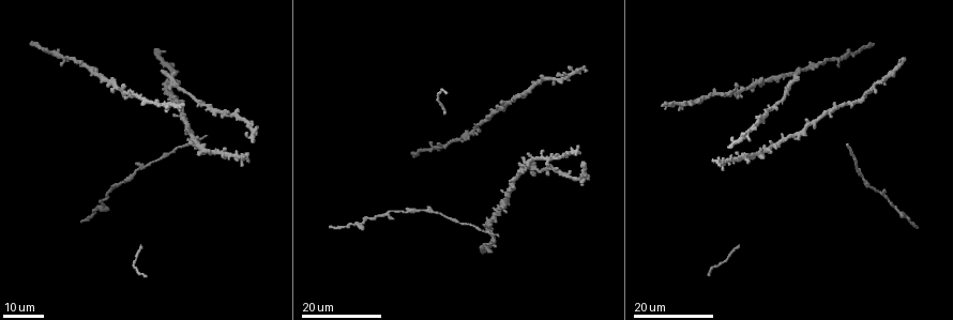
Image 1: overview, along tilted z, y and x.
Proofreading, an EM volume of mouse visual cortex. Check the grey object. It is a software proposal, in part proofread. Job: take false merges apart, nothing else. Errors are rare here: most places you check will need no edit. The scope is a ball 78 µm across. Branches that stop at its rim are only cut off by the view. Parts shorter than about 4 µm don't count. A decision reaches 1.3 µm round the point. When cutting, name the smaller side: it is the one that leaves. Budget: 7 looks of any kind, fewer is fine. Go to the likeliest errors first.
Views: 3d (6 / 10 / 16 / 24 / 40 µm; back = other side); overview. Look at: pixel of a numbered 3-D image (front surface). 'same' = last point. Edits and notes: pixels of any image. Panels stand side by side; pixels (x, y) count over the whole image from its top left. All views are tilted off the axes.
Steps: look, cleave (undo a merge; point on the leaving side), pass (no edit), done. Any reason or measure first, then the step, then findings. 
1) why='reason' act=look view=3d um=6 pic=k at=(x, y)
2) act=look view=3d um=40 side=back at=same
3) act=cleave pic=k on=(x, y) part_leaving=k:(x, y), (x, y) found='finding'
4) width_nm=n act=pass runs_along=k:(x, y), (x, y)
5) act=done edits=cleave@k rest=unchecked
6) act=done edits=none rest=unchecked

act=look view=3d um=24 pic=1 at=(828, 113)

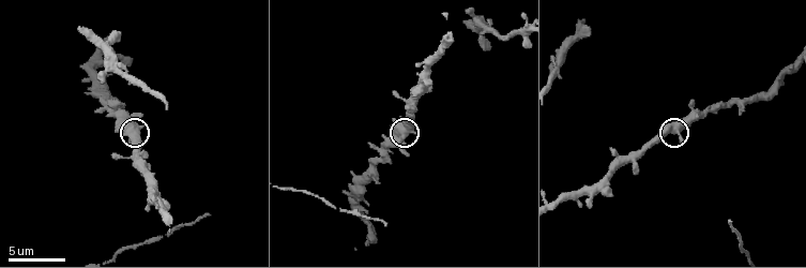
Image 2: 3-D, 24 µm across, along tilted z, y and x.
why='zoom in' act=look view=3d um=10 pic=2 at=(402, 134)

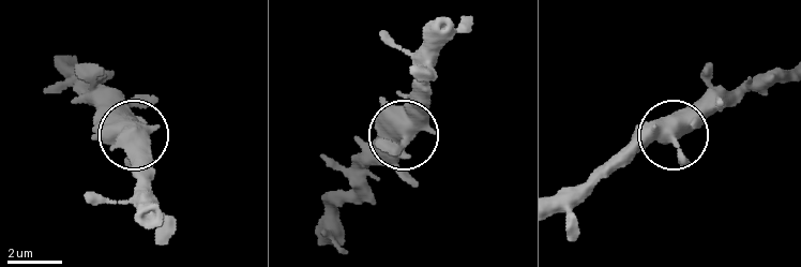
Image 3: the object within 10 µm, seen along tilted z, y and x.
act=pass runs_along=3:(558, 207), (669, 136), (713, 74) found='continuous, no second cell'

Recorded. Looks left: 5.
why='four or more arms meet' act=look view=3d um=24 pic=1 at=(531, 158)

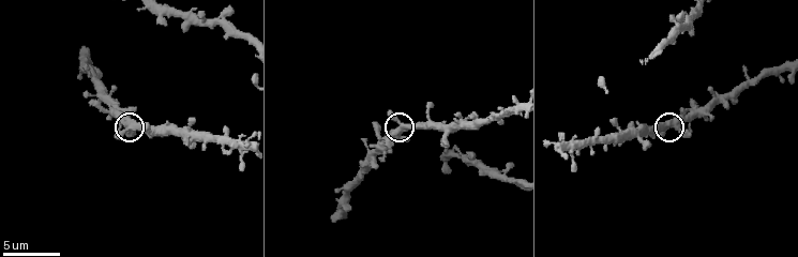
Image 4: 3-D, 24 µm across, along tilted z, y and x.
act=look view=3d um=10 pic=4 at=(668, 124)

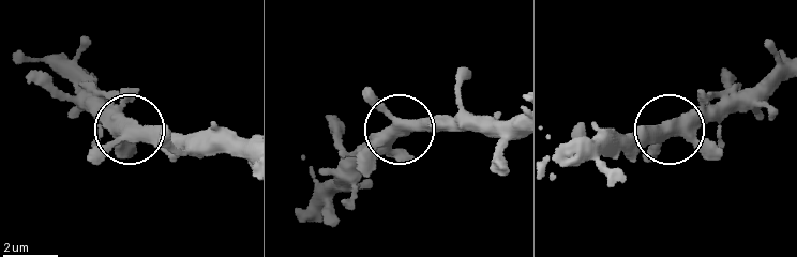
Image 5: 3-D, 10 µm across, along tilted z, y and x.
act=pass found='one cell here'

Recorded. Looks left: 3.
why='sudden change in width' act=look view=3d um=24 pic=1 at=(99, 208)

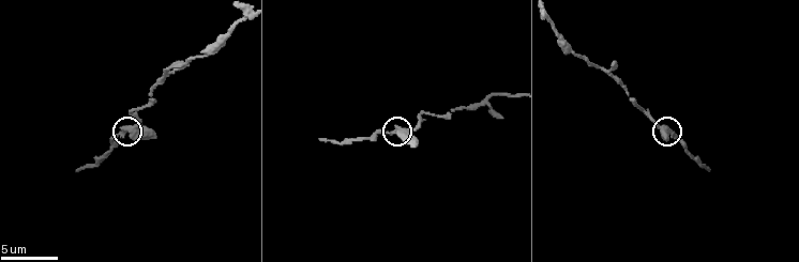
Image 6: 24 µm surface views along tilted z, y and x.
act=look view=3d um=10 pic=6 at=(123, 129)

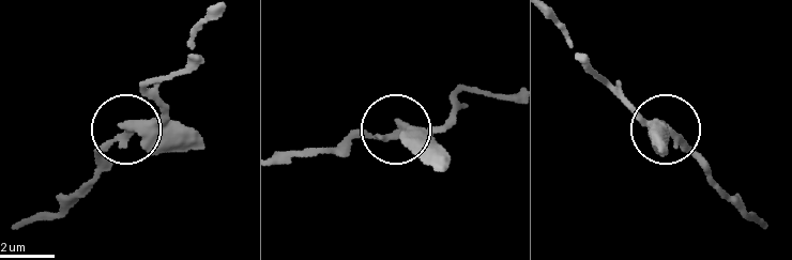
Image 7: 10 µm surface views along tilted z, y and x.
act=pass runs_along=7:(210, 14), (150, 87), (157, 118), (130, 125), (78, 189) found='one cell here'

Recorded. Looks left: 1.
why='thick turns thin' act=look view=3d um=6 pic=6 at=(603, 69)

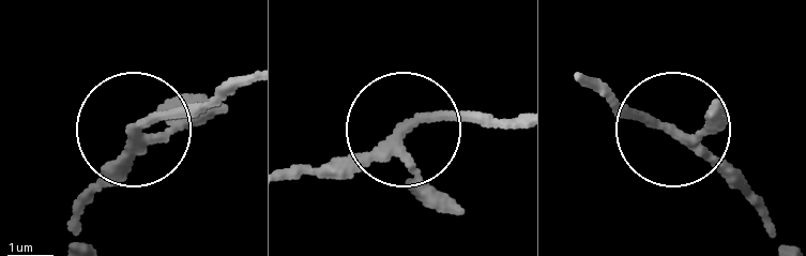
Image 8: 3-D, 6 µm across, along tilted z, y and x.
arms=3 act=pass runs_along=8:(245, 80), (149, 116), (80, 217) found='all the same cell'

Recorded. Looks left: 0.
act=done edits=none rest=unchecked

